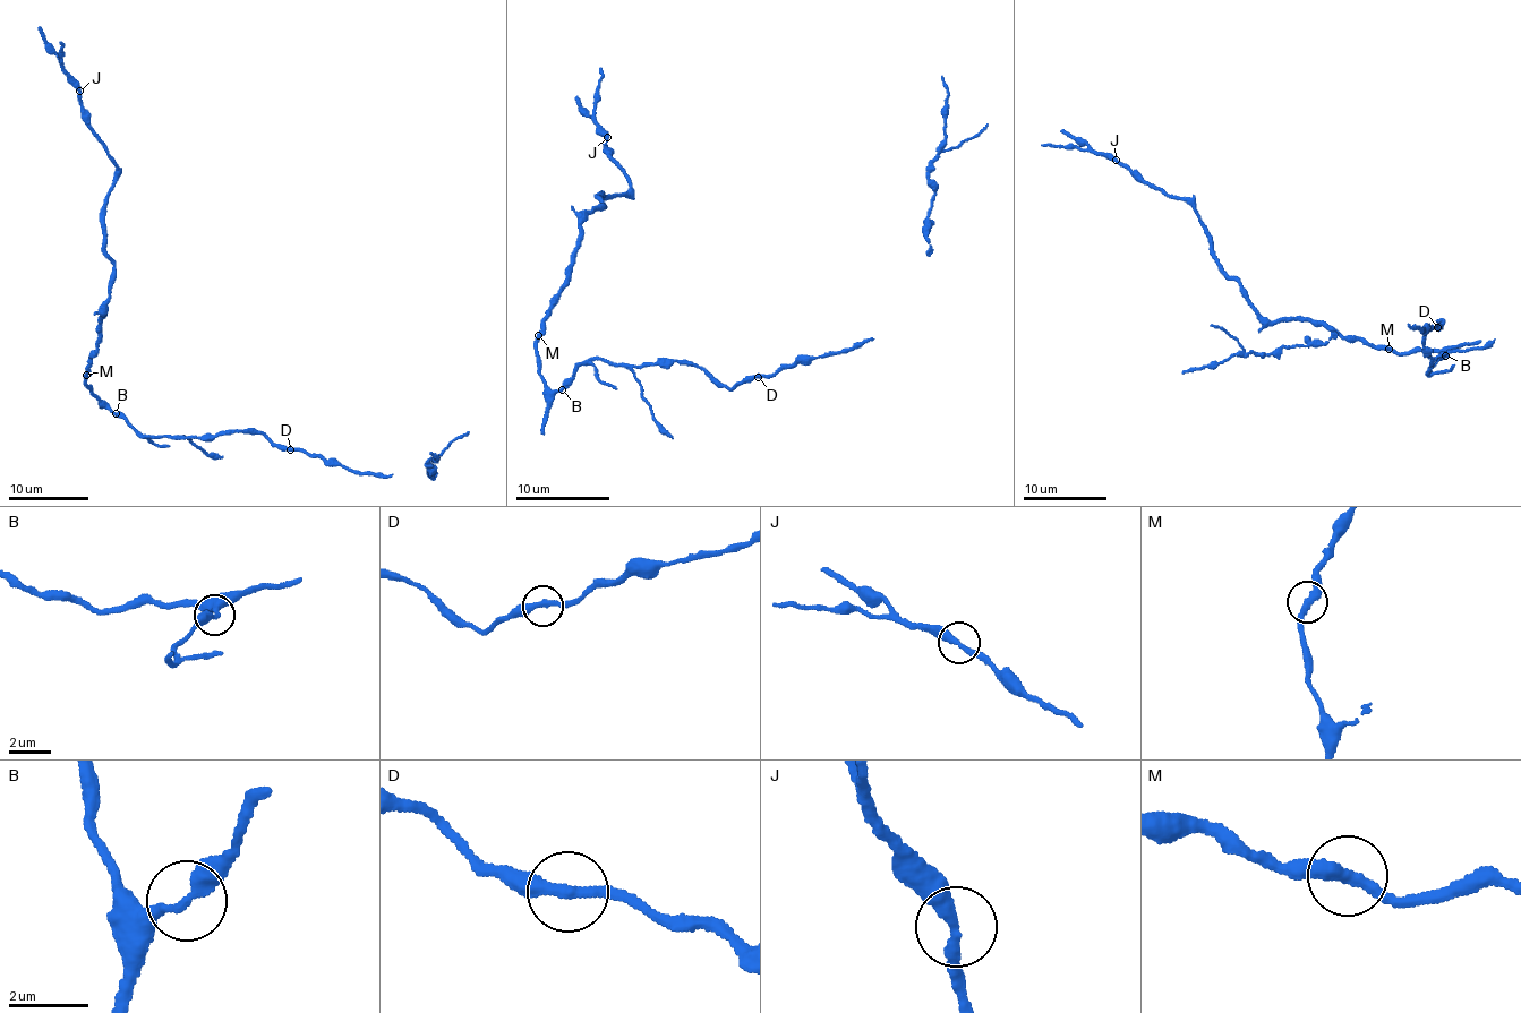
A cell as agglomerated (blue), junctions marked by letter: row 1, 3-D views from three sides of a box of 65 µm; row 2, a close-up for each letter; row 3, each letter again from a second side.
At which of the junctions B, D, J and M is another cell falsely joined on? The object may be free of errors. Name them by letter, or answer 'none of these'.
none of these

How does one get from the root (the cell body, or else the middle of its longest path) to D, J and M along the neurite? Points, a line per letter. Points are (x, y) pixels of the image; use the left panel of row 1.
D: (124, 418), (148, 437), (214, 436), (249, 431), (290, 449)
J: (124, 418), (85, 383), (111, 284), (102, 207), (117, 169), (90, 126), (79, 92)
M: (124, 418), (105, 408), (86, 386), (86, 375)

